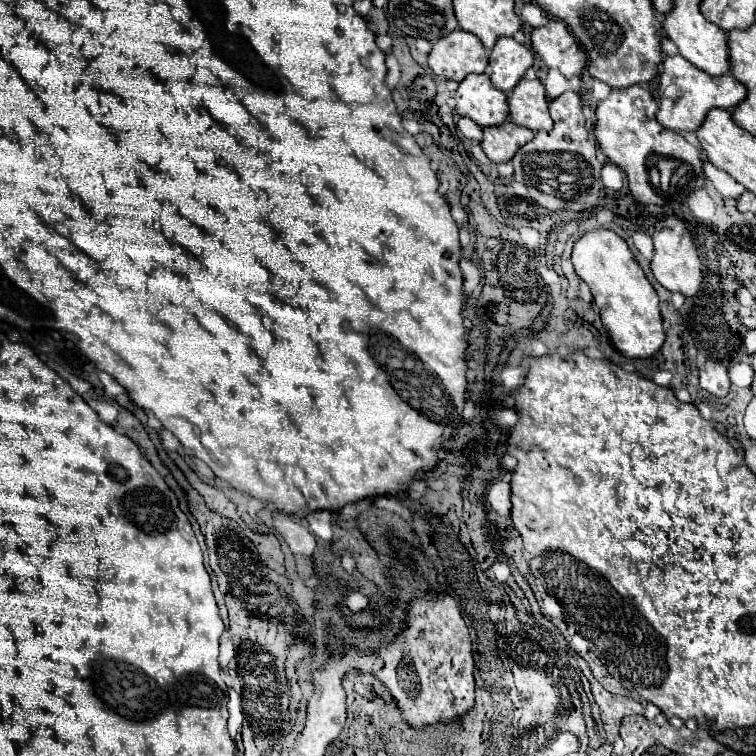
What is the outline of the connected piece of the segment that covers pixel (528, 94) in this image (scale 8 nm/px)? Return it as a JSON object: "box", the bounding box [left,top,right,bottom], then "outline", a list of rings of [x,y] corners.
{"box":[508,78,552,132],"outline":[[[522,78],[516,84],[516,88],[510,92],[508,104],[510,104],[510,120],[514,124],[526,126],[534,132],[552,128],[546,92],[544,92],[544,86],[540,84],[540,80]]]}

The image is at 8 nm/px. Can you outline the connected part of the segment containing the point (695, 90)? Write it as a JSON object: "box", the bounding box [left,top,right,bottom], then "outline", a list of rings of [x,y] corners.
{"box":[656,54,746,132],"outline":[[[680,54],[678,56],[666,56],[662,62],[662,76],[660,76],[660,98],[658,98],[658,114],[656,120],[666,130],[674,132],[694,132],[702,126],[702,120],[706,118],[708,110],[712,108],[736,108],[746,98],[746,88],[740,84],[732,74],[724,76],[708,76],[706,72],[698,70],[694,64],[686,62]]]}

